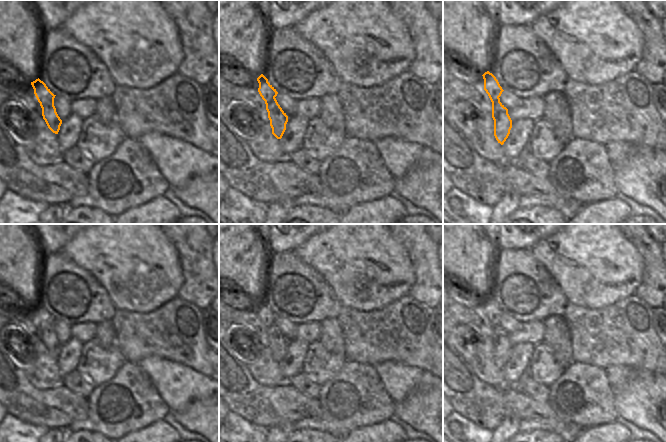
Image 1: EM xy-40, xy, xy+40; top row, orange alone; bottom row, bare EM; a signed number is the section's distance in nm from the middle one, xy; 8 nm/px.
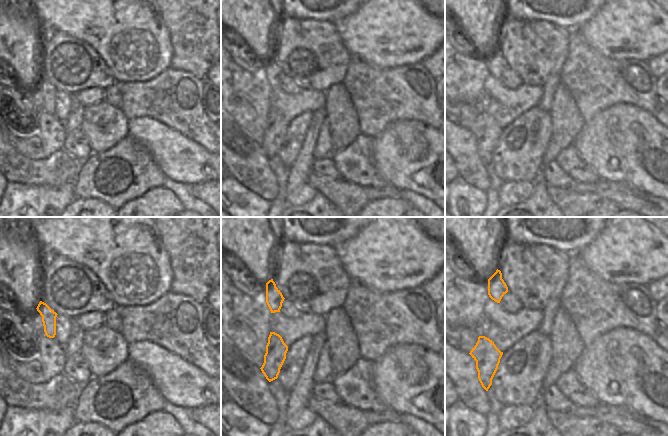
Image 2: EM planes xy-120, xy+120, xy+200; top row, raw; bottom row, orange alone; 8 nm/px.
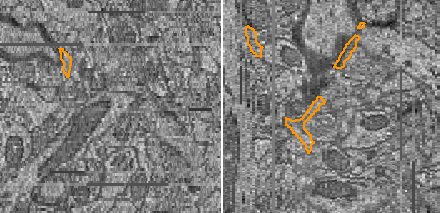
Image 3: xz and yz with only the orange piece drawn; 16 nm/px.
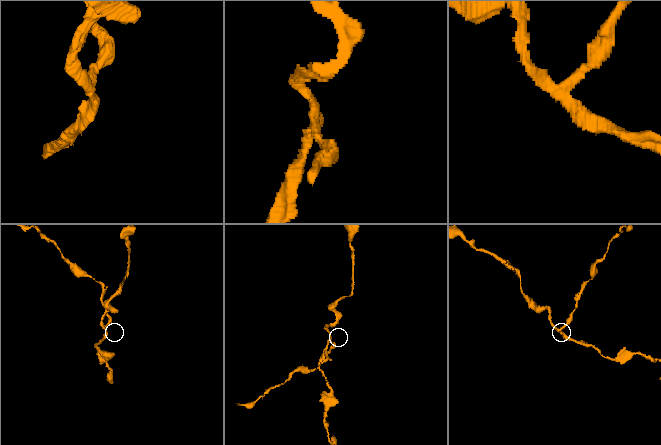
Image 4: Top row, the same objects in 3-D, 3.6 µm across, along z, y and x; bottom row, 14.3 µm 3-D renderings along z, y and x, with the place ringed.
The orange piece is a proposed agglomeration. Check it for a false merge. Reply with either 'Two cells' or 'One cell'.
Two cells

